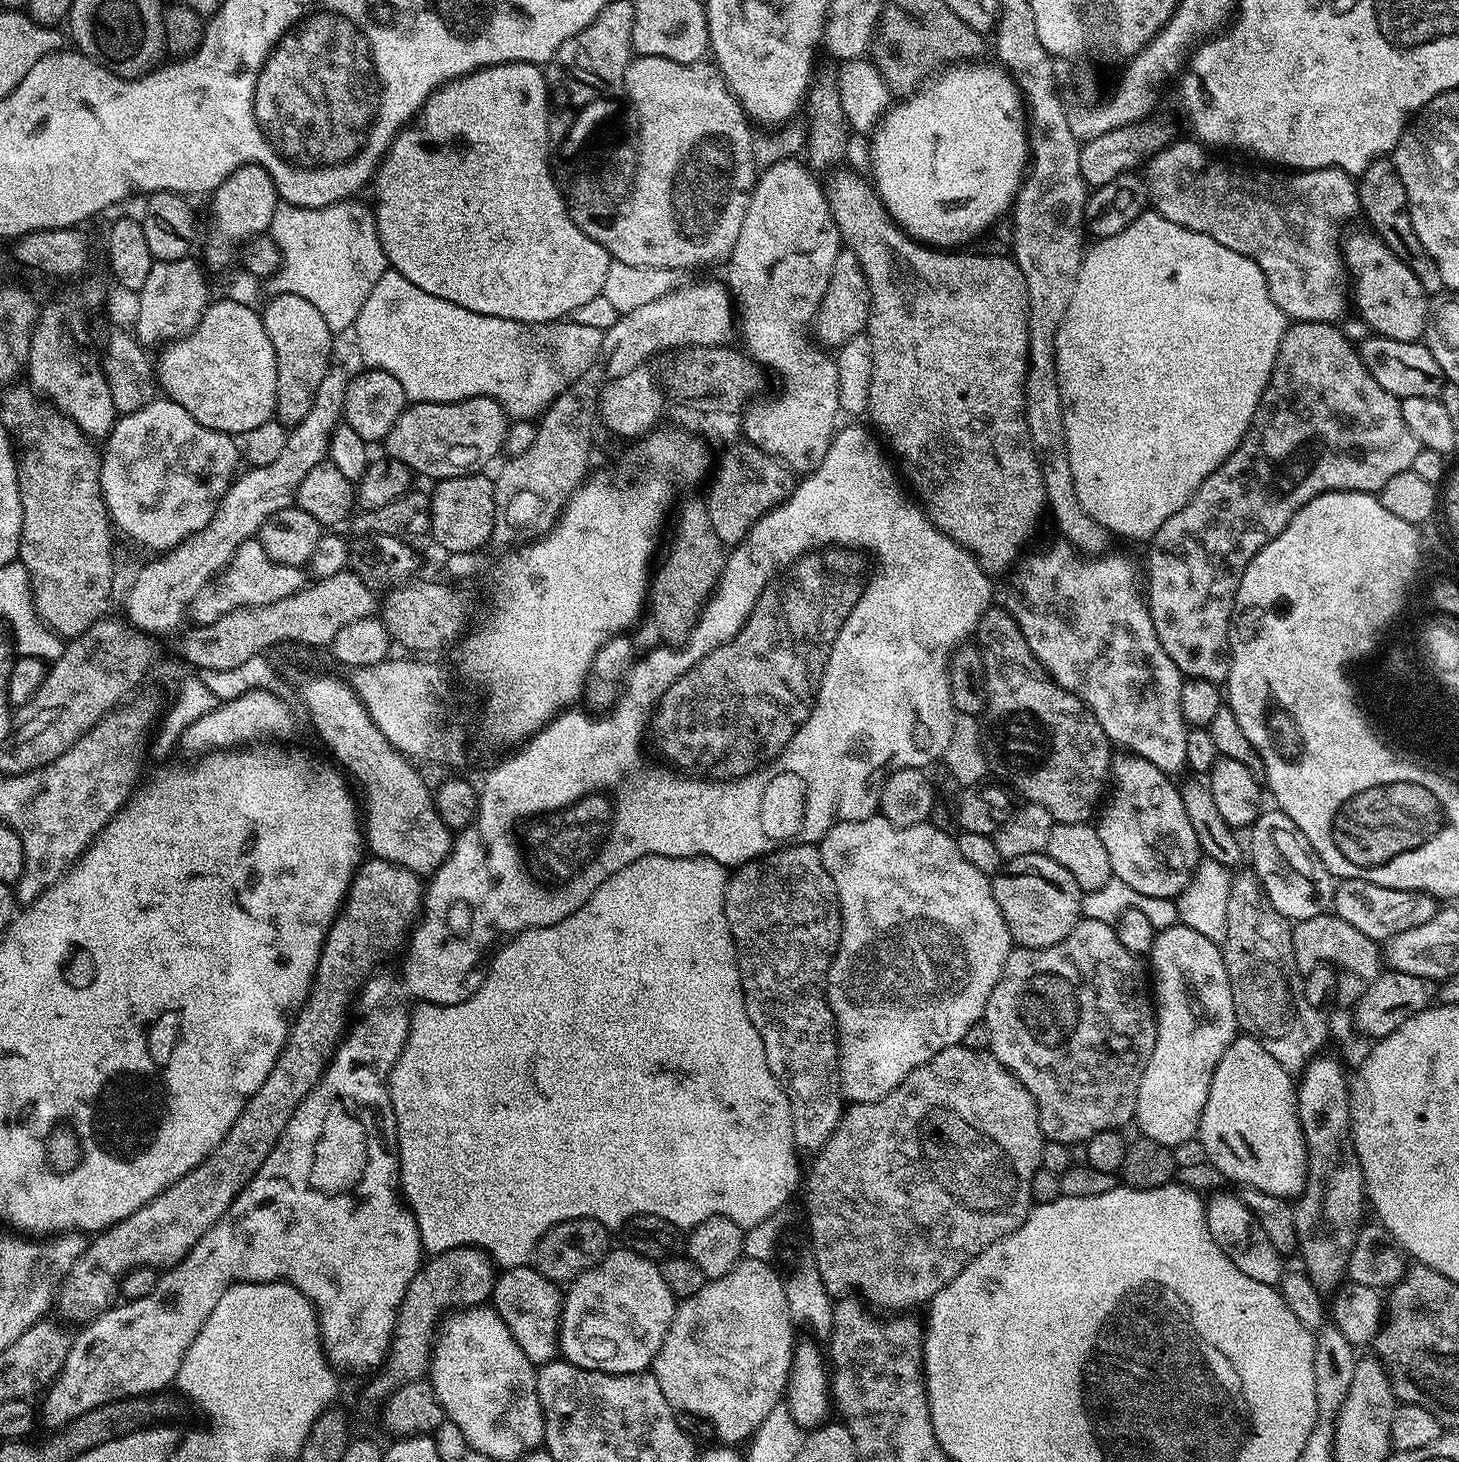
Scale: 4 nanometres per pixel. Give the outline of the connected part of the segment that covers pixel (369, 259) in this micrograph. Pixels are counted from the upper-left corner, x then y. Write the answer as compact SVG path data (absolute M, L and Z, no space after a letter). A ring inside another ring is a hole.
M351 199L339 200L336 204L327 204L325 208L299 208L293 204L281 203L274 210L270 229L270 239L281 254L280 266L271 277L272 292L297 295L318 308L318 314L326 318L326 326L333 334L340 334L355 325L358 314L374 290L374 282L382 278L386 270L384 251L380 245L376 230L376 219L371 207L364 204L352 204Z

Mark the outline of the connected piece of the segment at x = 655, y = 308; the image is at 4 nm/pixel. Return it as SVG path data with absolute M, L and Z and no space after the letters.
M704 282L683 285L654 302L621 313L604 332L599 367L605 379L622 377L641 367L657 350L668 348L723 347L731 343L736 310L731 291L725 283Z

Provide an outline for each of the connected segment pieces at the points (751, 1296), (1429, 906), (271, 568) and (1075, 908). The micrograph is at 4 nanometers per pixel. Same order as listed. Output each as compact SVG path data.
M741 1259L735 1268L717 1280L708 1280L698 1294L683 1297L677 1303L670 1330L652 1360L651 1375L656 1377L666 1402L677 1413L701 1416L716 1427L724 1444L747 1441L766 1419L786 1392L788 1371L792 1368L792 1320L785 1281L767 1260Z
M1340 880L1332 893L1332 908L1338 918L1362 934L1383 942L1394 934L1402 934L1402 930L1410 930L1414 926L1422 926L1422 922L1428 922L1438 910L1438 904L1424 892L1394 890L1365 880Z
M253 538L242 542L232 555L231 562L213 580L206 582L206 586L202 586L199 599L204 600L204 608L212 618L239 608L254 608L256 605L268 607L304 588L304 572L303 567L295 568L274 562L274 558L262 550L259 539Z
M1026 854L1022 858L1014 858L1003 865L1001 871L991 877L994 902L998 902L998 910L1002 910L1002 918L1012 935L1013 945L1022 948L1045 948L1054 946L1074 930L1074 926L1082 918L1082 893L1078 882L1070 878L1070 870L1062 870L1058 862L1054 862L1046 854Z

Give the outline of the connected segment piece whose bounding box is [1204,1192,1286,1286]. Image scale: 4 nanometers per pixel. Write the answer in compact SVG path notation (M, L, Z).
M1232 1192L1214 1193L1212 1197L1207 1197L1204 1217L1222 1254L1226 1254L1226 1258L1230 1258L1230 1262L1234 1262L1234 1266L1238 1266L1238 1270L1246 1274L1246 1278L1254 1278L1254 1282L1263 1284L1279 1285L1280 1277L1286 1271L1285 1265L1280 1265L1281 1253L1277 1252L1274 1242L1270 1242L1266 1230L1262 1230L1258 1218L1243 1195L1235 1196Z

